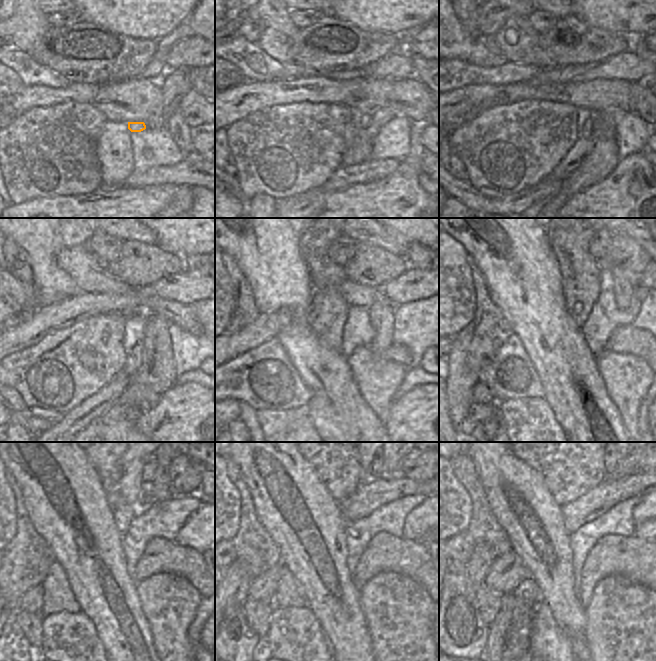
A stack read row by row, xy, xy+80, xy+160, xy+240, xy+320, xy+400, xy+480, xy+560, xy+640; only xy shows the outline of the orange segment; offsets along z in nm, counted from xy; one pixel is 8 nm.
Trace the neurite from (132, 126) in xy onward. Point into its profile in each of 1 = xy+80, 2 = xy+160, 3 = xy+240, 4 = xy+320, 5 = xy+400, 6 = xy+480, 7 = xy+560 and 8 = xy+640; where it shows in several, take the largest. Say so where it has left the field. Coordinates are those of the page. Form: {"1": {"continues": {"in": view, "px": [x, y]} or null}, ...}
{"1": {"continues": {"in": "xy+80", "px": [366, 119]}}, "2": {"continues": {"in": "xy+160", "px": [586, 131]}}, "3": {"continues": {"in": "xy+240", "px": [134, 360]}}, "4": {"continues": {"in": "xy+320", "px": [378, 379]}}, "5": {"continues": {"in": "xy+400", "px": [616, 377]}}, "6": {"continues": {"in": "xy+480", "px": [169, 602]}}, "7": {"continues": {"in": "xy+560", "px": [398, 611]}}, "8": {"continues": {"in": "xy+640", "px": [642, 645]}}}

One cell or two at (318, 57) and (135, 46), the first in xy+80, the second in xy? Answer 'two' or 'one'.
one

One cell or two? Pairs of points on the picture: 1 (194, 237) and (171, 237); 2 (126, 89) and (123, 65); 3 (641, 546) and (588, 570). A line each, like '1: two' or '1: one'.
1: one
2: two
3: one

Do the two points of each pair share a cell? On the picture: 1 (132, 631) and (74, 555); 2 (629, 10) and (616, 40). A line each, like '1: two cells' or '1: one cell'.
1: one cell
2: two cells

